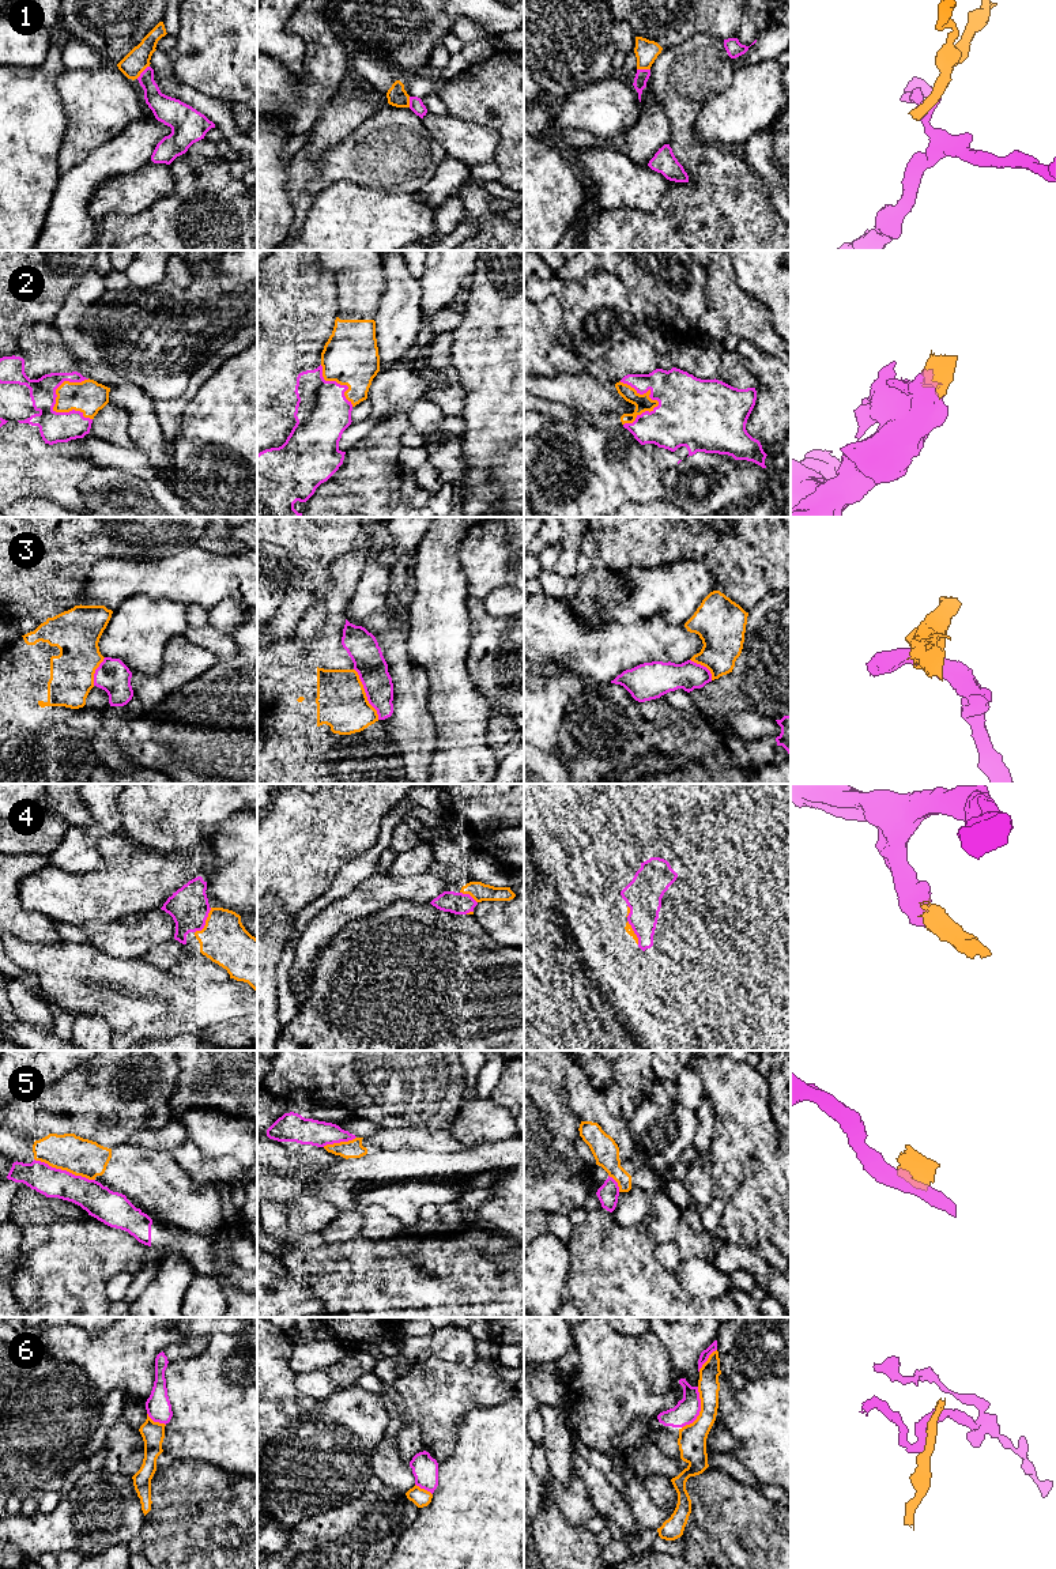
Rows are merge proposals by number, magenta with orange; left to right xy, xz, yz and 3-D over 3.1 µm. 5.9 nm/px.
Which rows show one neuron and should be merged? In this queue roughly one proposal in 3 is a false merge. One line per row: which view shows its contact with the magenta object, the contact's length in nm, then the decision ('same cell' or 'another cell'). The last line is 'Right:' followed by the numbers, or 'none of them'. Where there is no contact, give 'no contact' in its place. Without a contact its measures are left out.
1: meets magenta in xy; contact 110 nm long; another cell
2: meets magenta in xy; contact 300 nm long; same cell
3: meets magenta in xz; contact 340 nm long; another cell
4: meets magenta in xy; contact 180 nm long; same cell
5: meets magenta in xy; contact 380 nm long; another cell
6: meets magenta in yz; contact 260 nm long; another cell
Right: 2, 4

